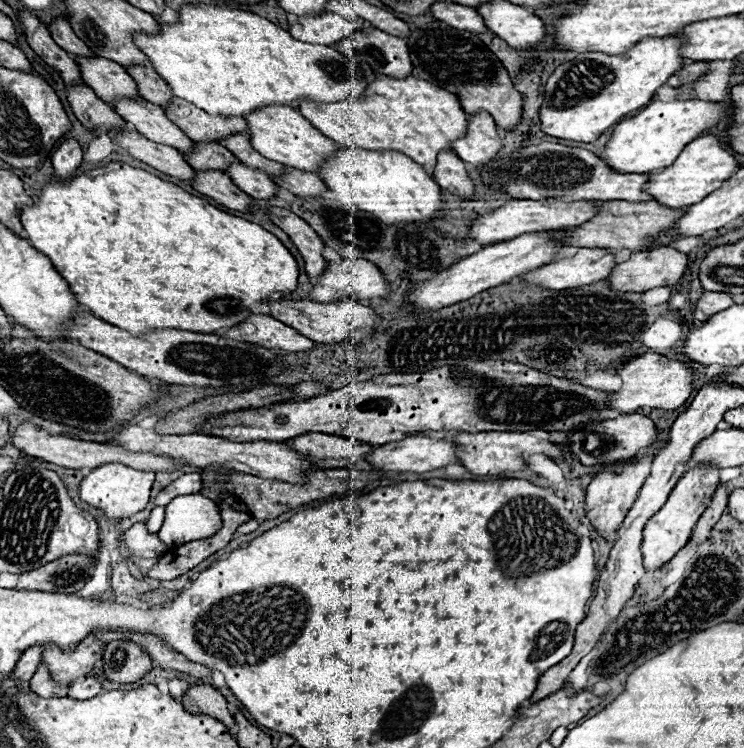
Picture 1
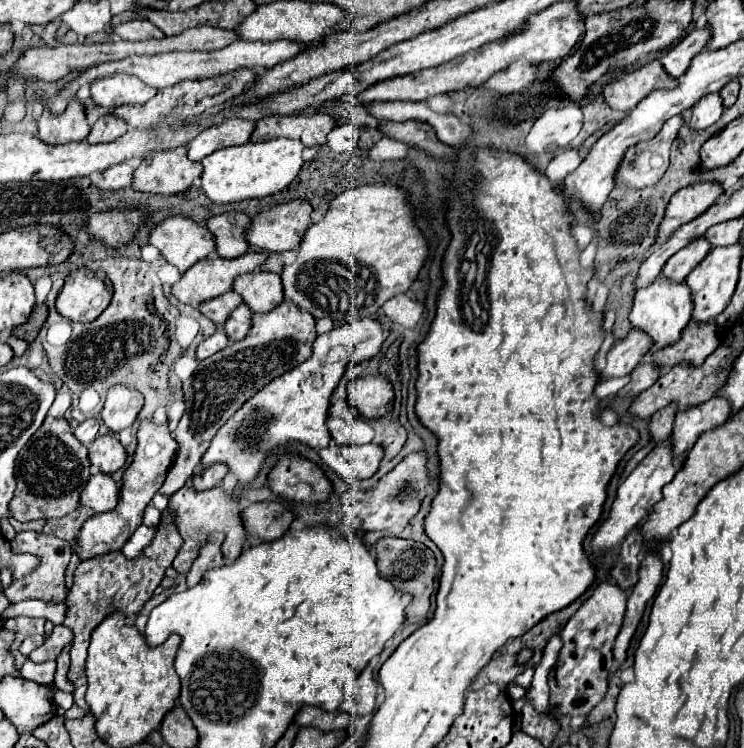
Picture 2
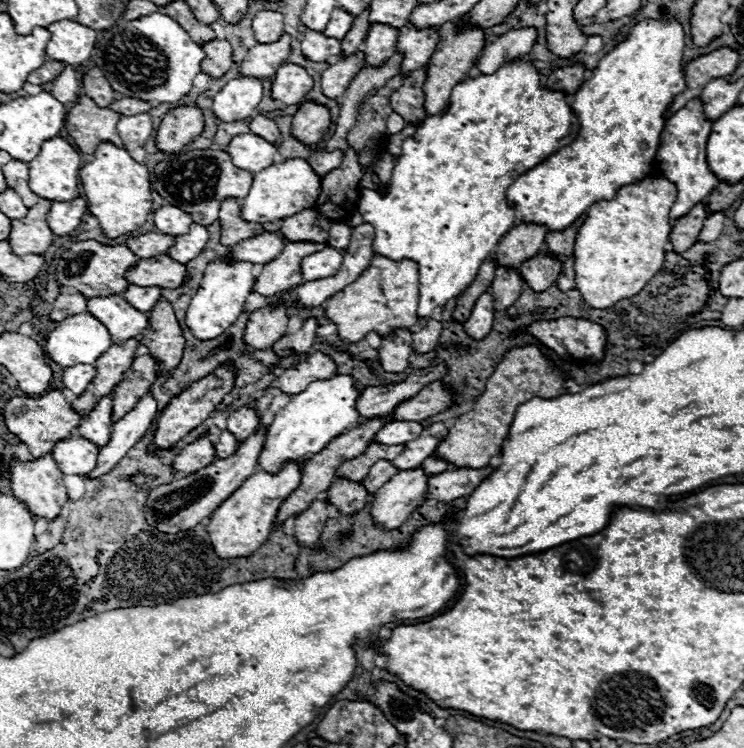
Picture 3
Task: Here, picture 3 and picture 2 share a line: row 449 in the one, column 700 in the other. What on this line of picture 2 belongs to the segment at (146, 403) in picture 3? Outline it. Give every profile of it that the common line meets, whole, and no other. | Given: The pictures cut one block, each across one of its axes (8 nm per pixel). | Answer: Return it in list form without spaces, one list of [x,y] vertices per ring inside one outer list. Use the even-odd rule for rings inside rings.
[[[710,94],[704,96],[692,110],[692,118],[688,122],[688,126],[692,130],[704,130],[708,126],[712,126],[720,116],[722,116],[722,98],[720,94]]]

